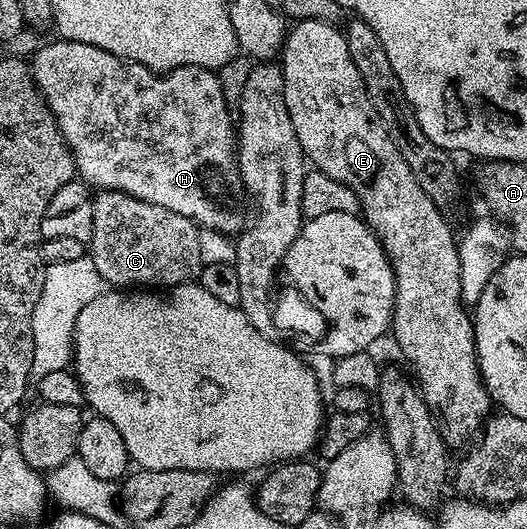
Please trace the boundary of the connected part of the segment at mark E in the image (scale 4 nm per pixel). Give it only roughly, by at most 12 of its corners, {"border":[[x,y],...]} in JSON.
{"border":[[344,34],[279,66],[306,160],[359,197],[391,336],[445,446],[490,418],[458,236],[367,97]]}

